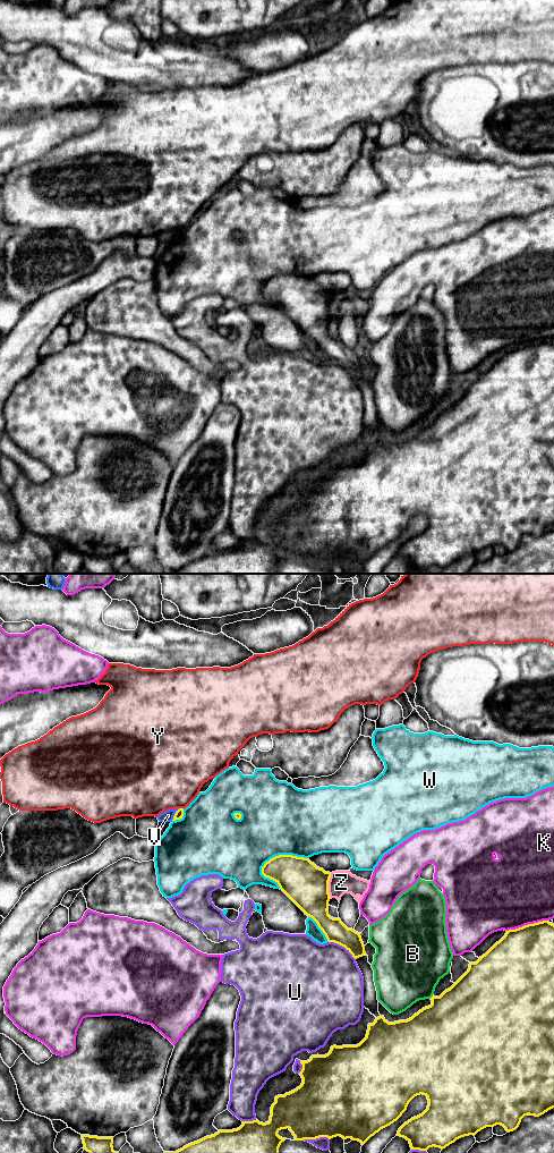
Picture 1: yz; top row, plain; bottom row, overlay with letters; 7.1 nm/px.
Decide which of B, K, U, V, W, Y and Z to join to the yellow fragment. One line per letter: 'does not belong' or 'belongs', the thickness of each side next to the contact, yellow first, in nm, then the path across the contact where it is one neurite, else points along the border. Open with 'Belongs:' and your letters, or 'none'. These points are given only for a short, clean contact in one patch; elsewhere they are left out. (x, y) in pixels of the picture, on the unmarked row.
Belongs: none
B: does not belong | 440/440 nm
K: does not belong | 420/500 nm
U: does not belong | 160/460 nm
V: does not belong | 60/80 nm | along yz (179, 228), (171, 239)
W: does not belong | 300/500 nm
Y: does not belong | 60/480 nm
Z: does not belong | 300/170 nm

